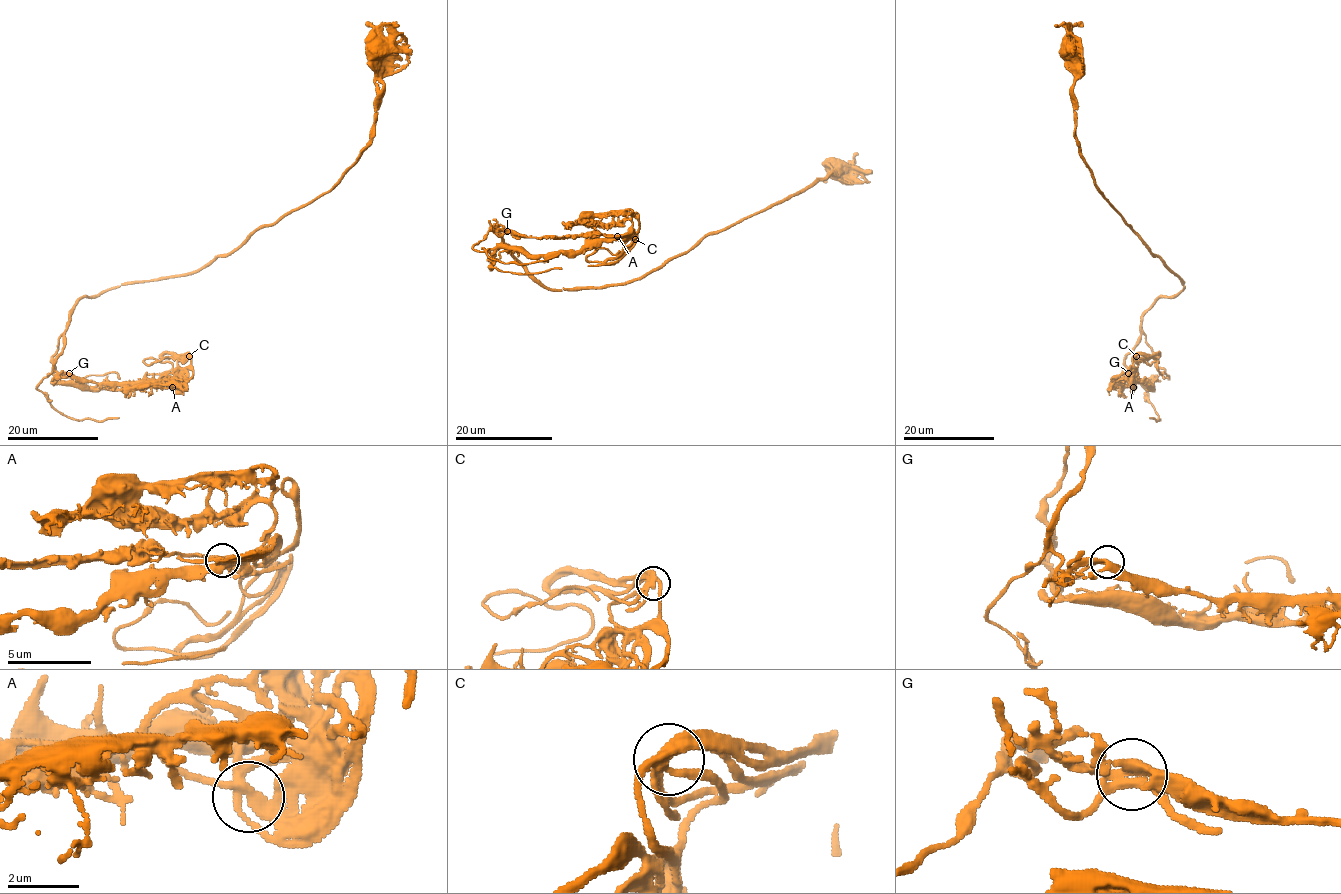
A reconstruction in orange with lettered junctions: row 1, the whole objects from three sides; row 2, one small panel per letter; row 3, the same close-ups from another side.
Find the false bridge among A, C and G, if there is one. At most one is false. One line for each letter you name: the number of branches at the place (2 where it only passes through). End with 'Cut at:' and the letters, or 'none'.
Cut at: none

